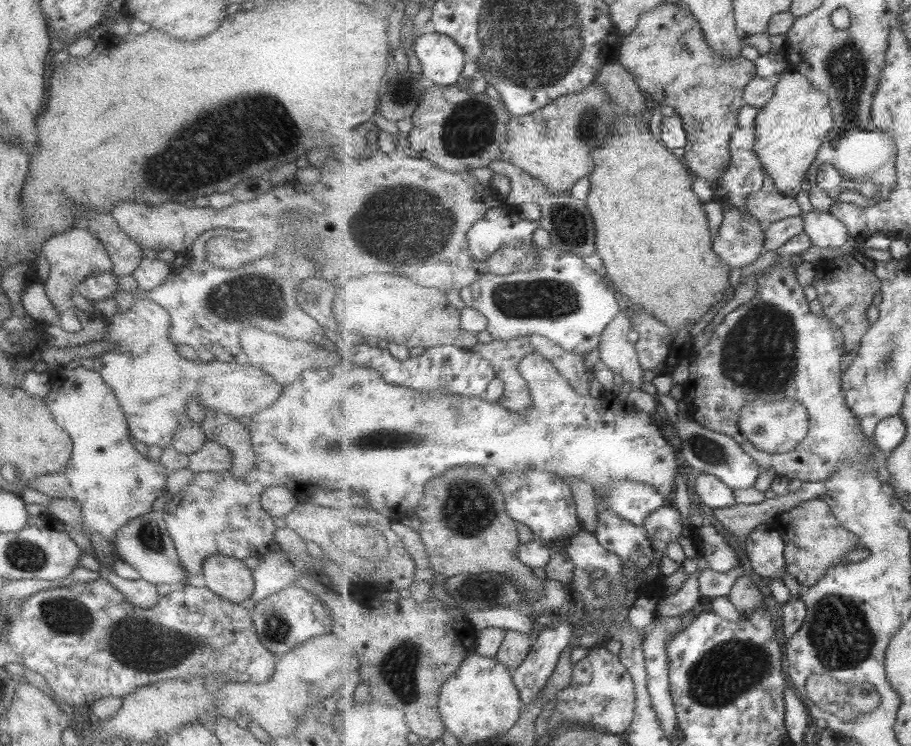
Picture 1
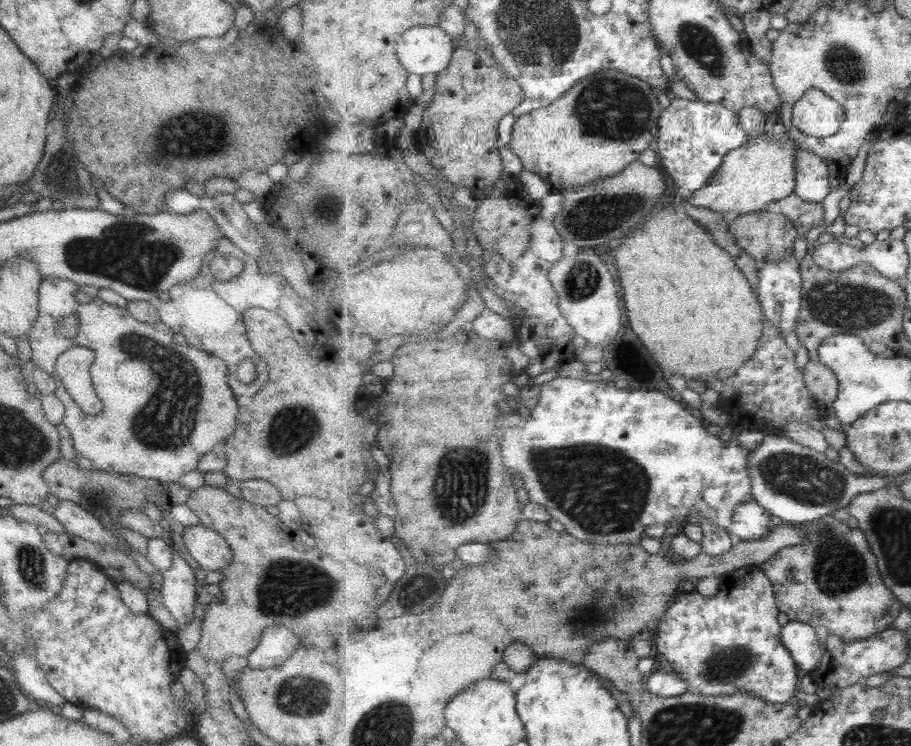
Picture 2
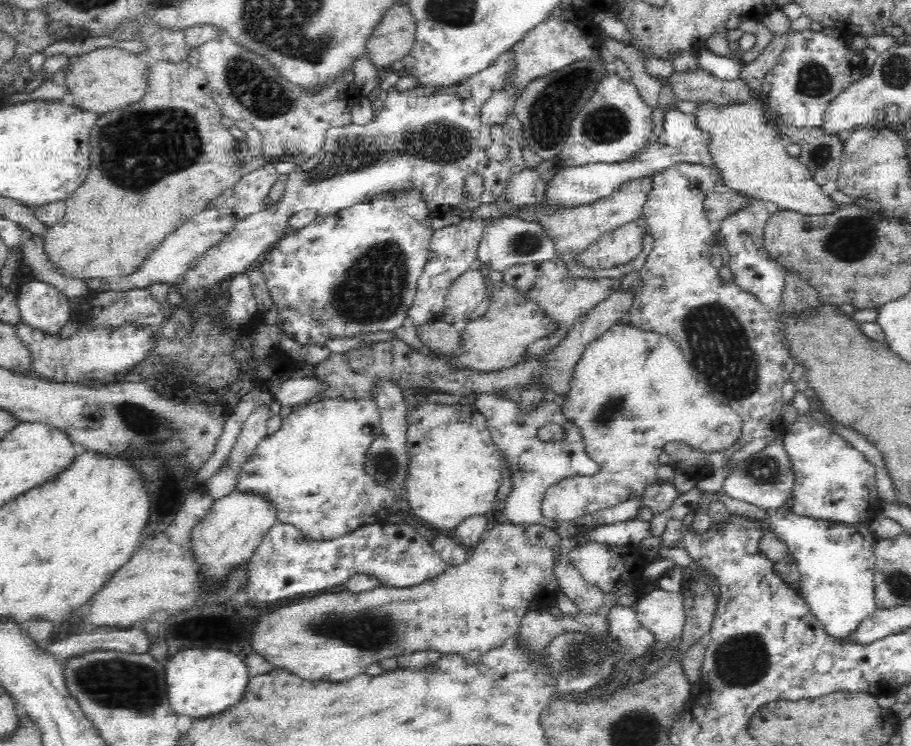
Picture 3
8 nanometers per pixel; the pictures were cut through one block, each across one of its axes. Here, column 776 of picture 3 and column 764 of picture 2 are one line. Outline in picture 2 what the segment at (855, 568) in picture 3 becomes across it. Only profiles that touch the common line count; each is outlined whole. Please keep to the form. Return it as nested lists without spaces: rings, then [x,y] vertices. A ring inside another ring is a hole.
[[[756,500],[741,503],[733,520],[729,532],[743,541],[765,538],[773,528],[772,514]]]

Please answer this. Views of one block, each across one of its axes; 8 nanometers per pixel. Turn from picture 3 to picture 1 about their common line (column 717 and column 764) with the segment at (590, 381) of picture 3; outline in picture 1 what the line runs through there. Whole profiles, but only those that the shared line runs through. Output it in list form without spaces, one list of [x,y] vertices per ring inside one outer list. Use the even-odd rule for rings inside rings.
[[[784,398],[771,402],[757,399],[747,402],[741,410],[739,426],[745,438],[759,450],[769,454],[785,454],[795,450],[808,436],[810,415],[808,408],[795,399]]]

